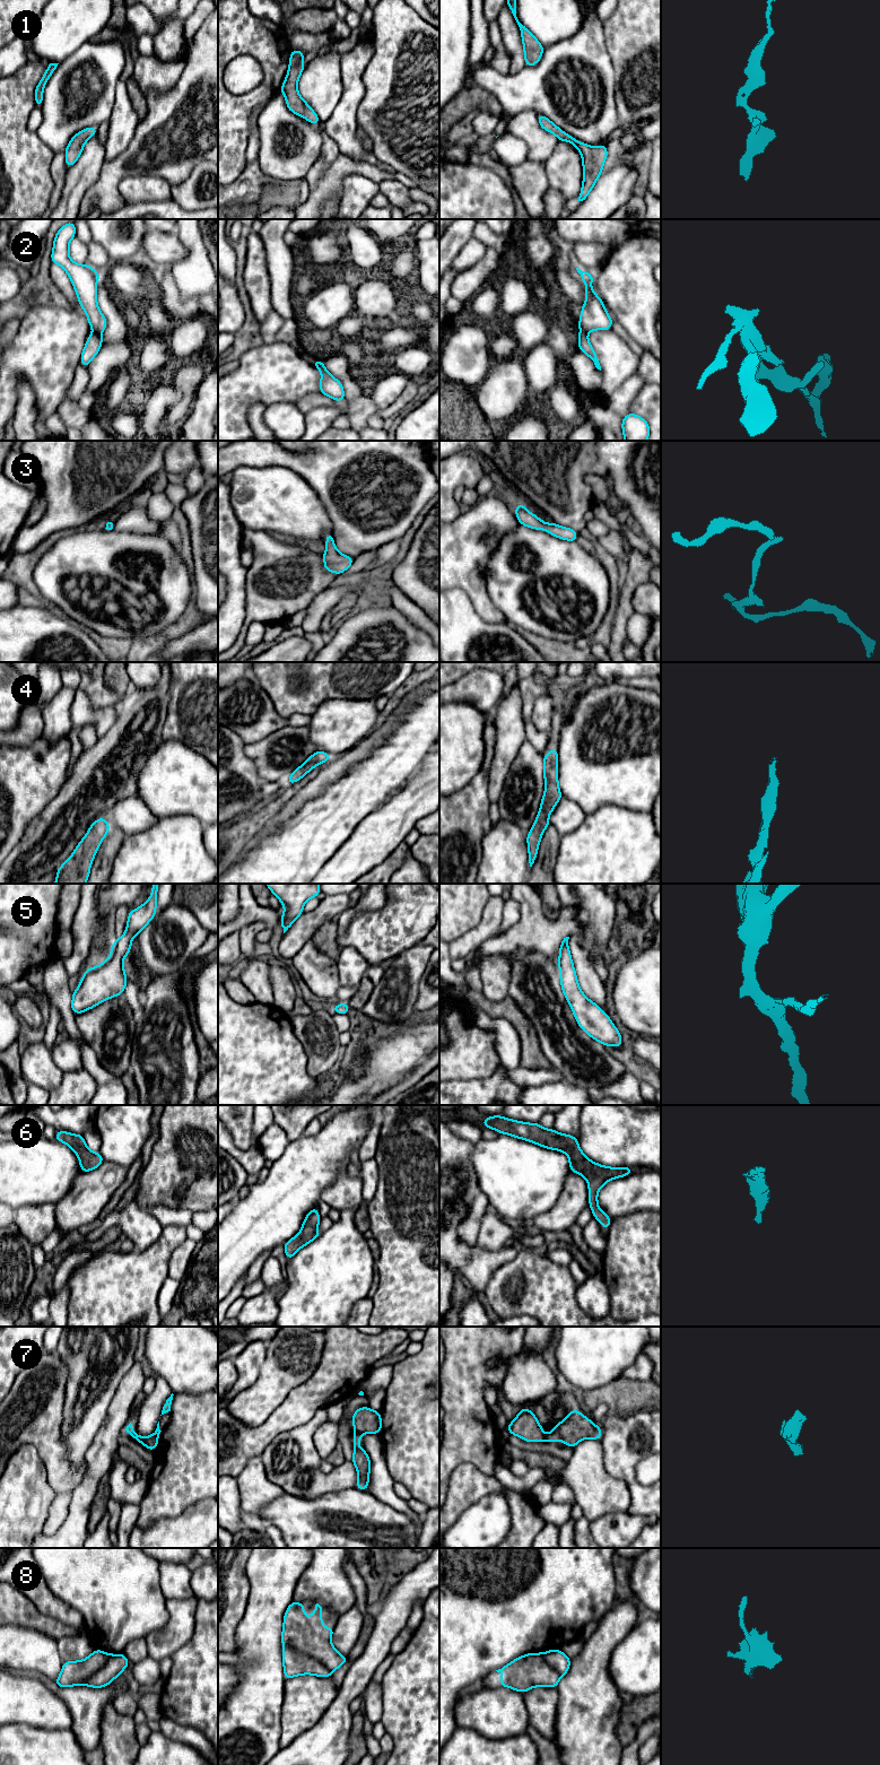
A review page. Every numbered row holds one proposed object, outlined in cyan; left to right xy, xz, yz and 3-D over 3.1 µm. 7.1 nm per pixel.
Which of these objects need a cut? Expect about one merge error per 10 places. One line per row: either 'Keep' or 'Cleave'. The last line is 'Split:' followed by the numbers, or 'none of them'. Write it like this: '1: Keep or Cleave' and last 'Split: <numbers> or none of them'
1: Keep
2: Cleave
3: Keep
4: Keep
5: Keep
6: Keep
7: Cleave
8: Keep
Split: 2, 7

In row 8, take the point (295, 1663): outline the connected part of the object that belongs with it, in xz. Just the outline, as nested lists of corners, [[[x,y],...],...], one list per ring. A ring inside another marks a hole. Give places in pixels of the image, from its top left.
[[[291,1602],[284,1616],[282,1662],[285,1679],[299,1675],[315,1675],[317,1677],[331,1677],[332,1672],[348,1661],[348,1658],[339,1653],[331,1643],[334,1626],[322,1626],[322,1607],[316,1603],[315,1611],[311,1614],[308,1621],[305,1620],[303,1602]]]

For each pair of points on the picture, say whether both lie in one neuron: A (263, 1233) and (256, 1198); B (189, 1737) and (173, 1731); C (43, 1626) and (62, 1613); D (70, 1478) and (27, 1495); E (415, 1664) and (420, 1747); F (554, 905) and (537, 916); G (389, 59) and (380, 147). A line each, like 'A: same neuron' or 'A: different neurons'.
A: same neuron
B: same neuron
C: different neurons
D: different neurons
E: same neuron
F: different neurons
G: same neuron

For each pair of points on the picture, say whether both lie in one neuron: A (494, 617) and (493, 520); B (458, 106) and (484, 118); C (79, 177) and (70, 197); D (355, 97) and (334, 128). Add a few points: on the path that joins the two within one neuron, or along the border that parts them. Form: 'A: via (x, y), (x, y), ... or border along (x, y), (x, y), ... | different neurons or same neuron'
A: via (477, 592), (475, 588), (475, 542) | same neuron
B: border along (478, 111), (485, 111), (498, 116) | different neurons
C: via (77, 182), (73, 192) | same neuron
D: via (348, 105), (342, 120) | same neuron

